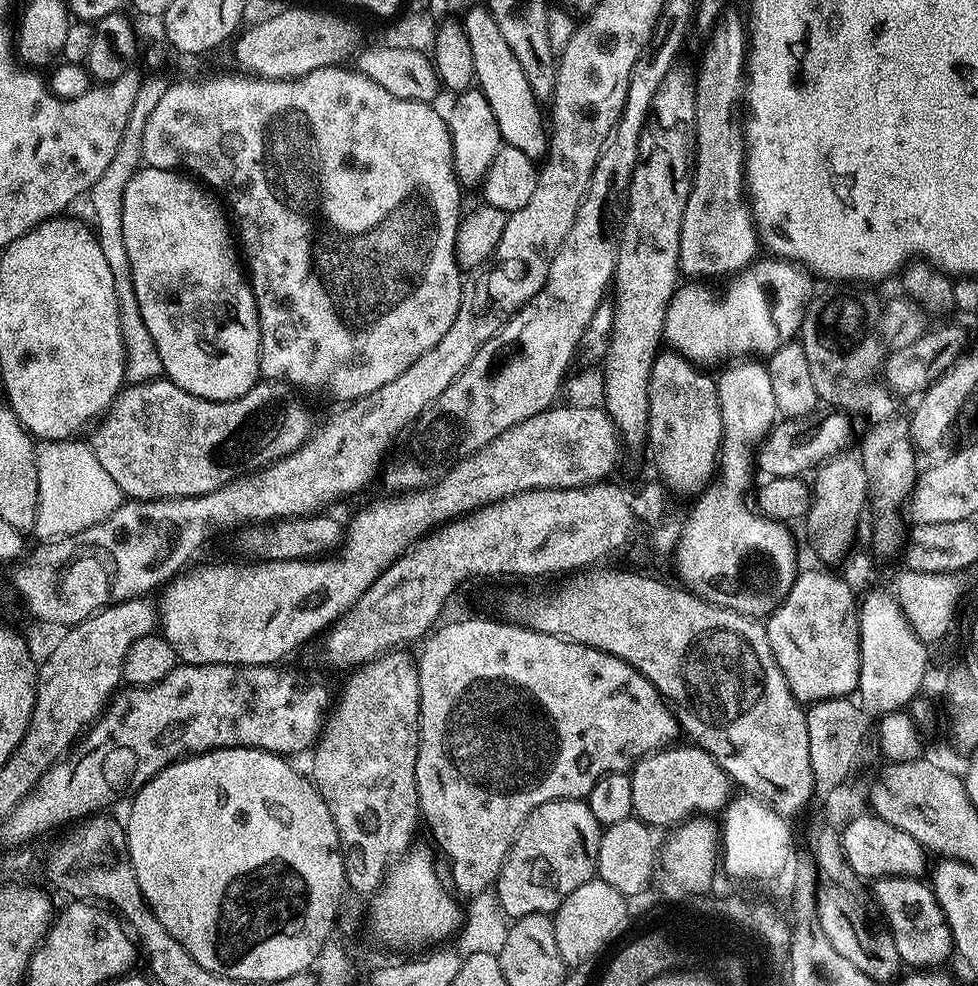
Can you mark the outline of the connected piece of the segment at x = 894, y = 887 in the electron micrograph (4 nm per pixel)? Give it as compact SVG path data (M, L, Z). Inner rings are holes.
M888 876L871 885L876 904L888 919L890 939L901 961L912 970L936 970L939 964L953 959L952 931L946 914L936 901L936 893L923 879L909 876ZM924 883L924 884L923 884Z

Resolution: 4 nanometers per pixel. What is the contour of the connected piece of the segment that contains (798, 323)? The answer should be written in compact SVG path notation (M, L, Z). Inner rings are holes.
M772 258L769 261L769 264L762 265L760 269L756 269L756 266L749 266L737 271L731 277L733 280L717 296L715 290L707 288L704 282L681 283L672 295L672 301L668 303L666 310L663 339L667 347L669 344L673 348L669 349L677 357L696 365L716 364L719 360L740 362L743 361L740 360L743 356L767 358L773 356L780 349L781 344L791 341L801 331L806 309L810 304L808 282L804 278L805 273L799 267L780 258Z

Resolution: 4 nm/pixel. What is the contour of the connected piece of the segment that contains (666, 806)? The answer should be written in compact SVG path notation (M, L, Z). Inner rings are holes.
M695 746L680 747L663 749L644 757L631 771L633 815L649 827L675 825L697 813L696 810L702 810L704 814L721 811L729 799L730 782L712 756Z

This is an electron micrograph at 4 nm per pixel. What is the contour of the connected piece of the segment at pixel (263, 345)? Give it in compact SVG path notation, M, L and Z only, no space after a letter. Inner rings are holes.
M348 66L318 68L291 79L244 75L208 76L205 80L169 83L166 94L162 94L158 106L150 110L150 118L146 118L140 142L141 161L150 168L183 170L199 178L209 189L219 193L231 215L240 219L238 240L250 273L260 319L261 377L293 389L305 388L308 392L317 392L332 400L344 400L340 402L361 400L374 390L382 390L386 382L394 382L394 378L398 378L402 370L410 370L410 366L414 366L414 362L418 362L426 350L438 346L442 334L450 330L450 322L454 322L460 309L462 271L455 258L455 234L462 217L462 185L456 179L452 165L452 139L448 133L447 119L441 113L439 116L431 103L394 98L394 94L382 90L378 82L366 78L359 70L352 69L351 72Z

